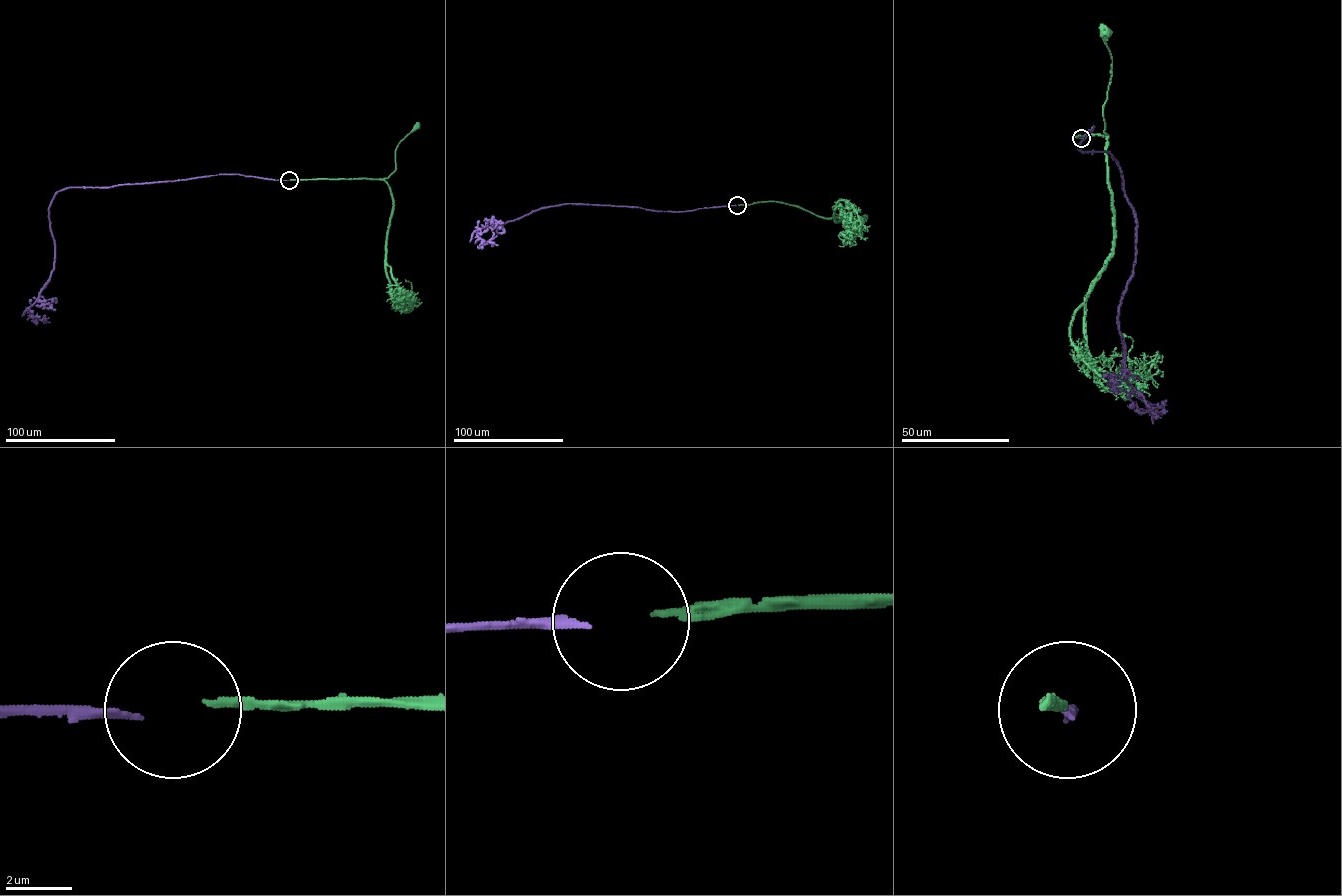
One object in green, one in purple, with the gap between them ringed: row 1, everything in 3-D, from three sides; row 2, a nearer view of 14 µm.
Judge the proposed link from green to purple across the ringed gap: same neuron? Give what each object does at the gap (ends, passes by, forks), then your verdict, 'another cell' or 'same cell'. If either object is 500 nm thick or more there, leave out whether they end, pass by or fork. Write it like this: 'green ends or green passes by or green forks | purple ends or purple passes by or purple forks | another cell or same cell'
green ends | purple ends | same cell

